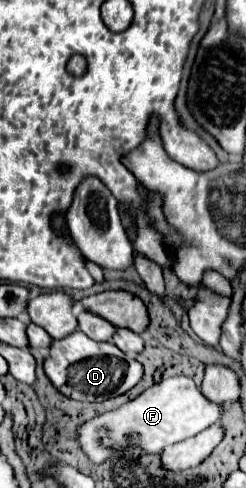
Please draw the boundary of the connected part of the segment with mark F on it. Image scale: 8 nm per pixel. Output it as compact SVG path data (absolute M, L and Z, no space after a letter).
M178 375L172 379L164 379L150 389L146 389L140 397L126 403L124 407L94 417L92 421L78 427L78 441L84 453L94 461L102 463L108 455L108 449L118 451L124 441L130 441L132 435L140 435L140 447L144 453L158 453L168 445L174 445L186 437L192 437L212 423L216 423L224 415L224 405L216 405L208 401L200 393L200 387L194 385L190 377Z

